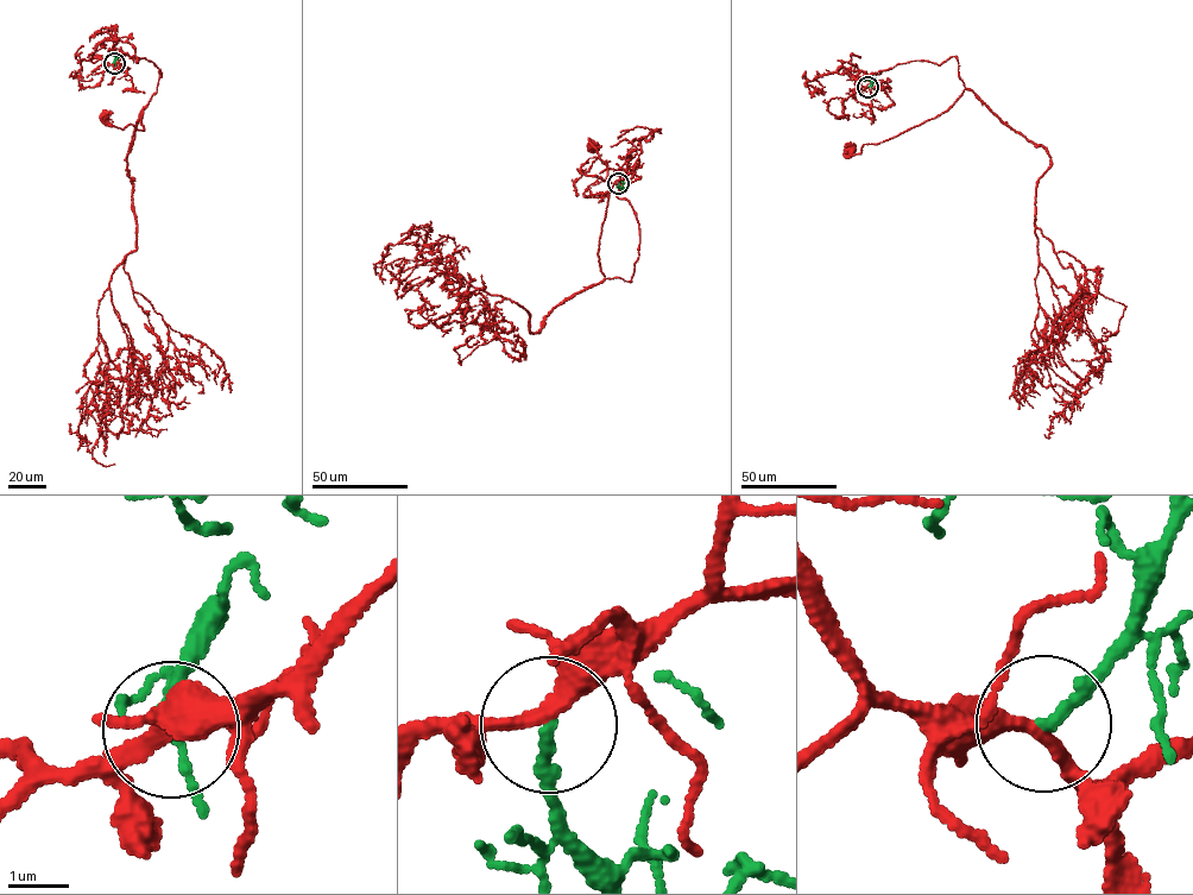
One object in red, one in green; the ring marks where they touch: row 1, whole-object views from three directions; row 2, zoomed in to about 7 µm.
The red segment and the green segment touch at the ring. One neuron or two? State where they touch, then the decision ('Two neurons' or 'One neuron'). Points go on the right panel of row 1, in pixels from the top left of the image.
Place: (868, 87). Two neurons

